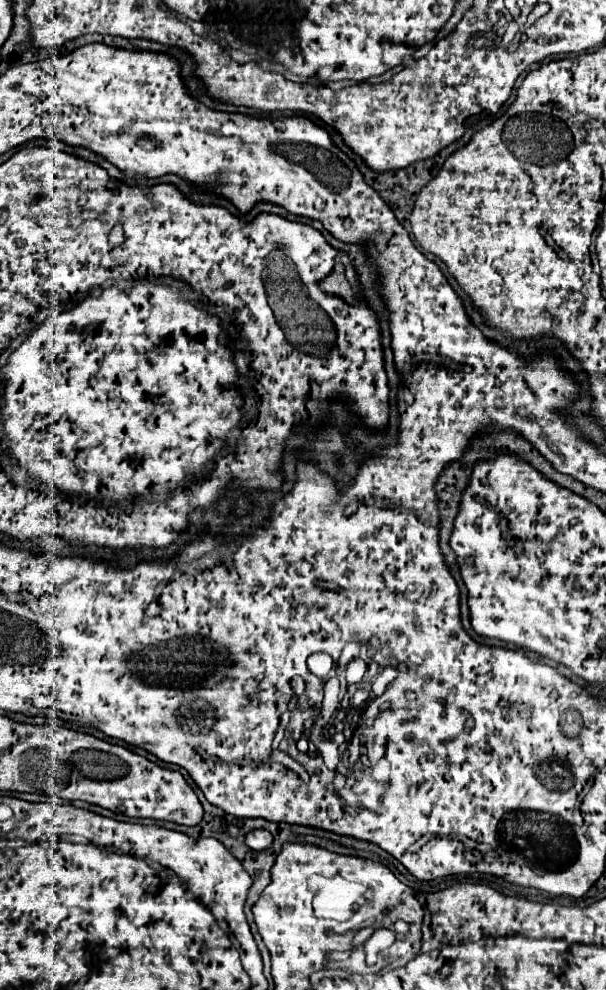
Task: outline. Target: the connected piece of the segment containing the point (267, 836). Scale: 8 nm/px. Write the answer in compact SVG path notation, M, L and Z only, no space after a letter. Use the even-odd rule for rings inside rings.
M252 830L246 834L246 844L252 850L266 850L272 844L272 834L268 830Z

